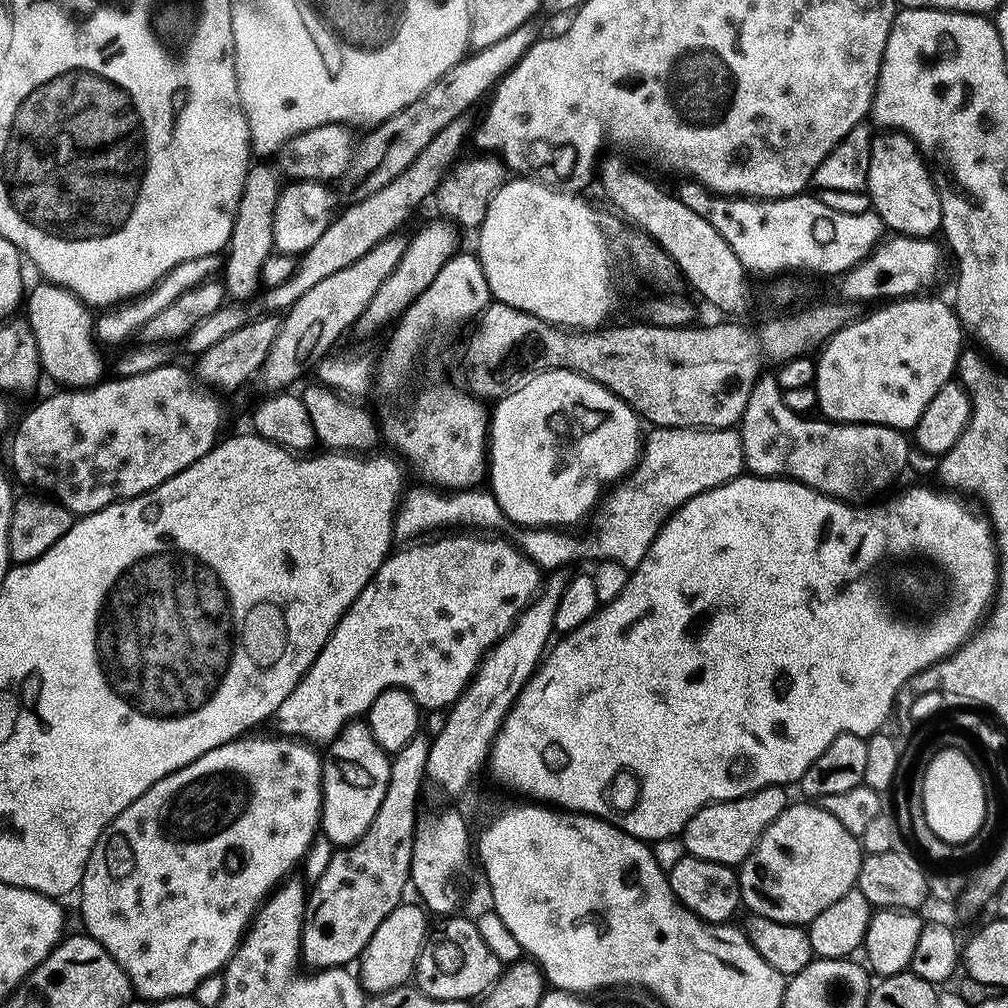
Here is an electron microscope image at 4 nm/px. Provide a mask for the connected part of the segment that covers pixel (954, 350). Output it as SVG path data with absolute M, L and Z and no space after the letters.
M905 298L895 302L885 303L877 312L861 315L860 319L847 324L834 338L824 345L819 353L816 363L816 379L814 390L816 390L816 400L820 403L819 415L823 419L834 424L873 424L874 426L886 426L887 428L896 428L899 432L907 433L909 430L915 430L927 407L930 406L934 398L947 384L954 380L960 367L960 357L965 351L964 336L966 329L960 322L960 317L956 315L955 307L951 303L943 304L940 300L920 300L924 298Z

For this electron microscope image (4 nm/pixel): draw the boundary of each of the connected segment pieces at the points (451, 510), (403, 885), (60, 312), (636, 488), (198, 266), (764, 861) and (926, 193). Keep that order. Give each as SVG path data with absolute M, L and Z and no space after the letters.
M426 486L419 487L407 489L404 495L405 500L397 509L393 528L393 537L397 543L408 544L417 541L426 535L449 529L446 528L448 526L468 525L472 527L469 529L482 532L495 532L494 530L507 527L508 521L504 512L489 491L479 488L447 494Z
M421 734L415 736L408 746L400 752L395 753L392 760L392 773L390 774L390 786L386 790L386 799L382 802L382 810L378 810L378 818L374 818L374 824L370 826L370 830L366 830L366 834L358 843L335 853L330 866L326 869L326 874L322 875L311 889L308 897L308 907L304 913L304 946L302 949L302 960L305 965L308 964L309 969L323 970L326 968L348 968L355 965L360 957L364 955L366 946L370 946L370 938L374 938L374 934L378 934L378 926L382 926L382 922L386 922L386 918L390 918L390 914L394 914L394 910L405 903L406 896L404 891L409 891L410 881L412 878L412 855L414 854L414 842L416 841L416 829L418 827L418 819L416 815L420 812L420 790L426 785L426 777L428 774L428 759L430 758L430 750L432 749L432 740L428 736Z
M40 282L36 289L31 289L26 300L26 319L32 328L34 338L38 342L38 354L40 355L40 367L43 375L48 376L54 383L60 384L64 390L87 390L96 387L105 379L104 360L100 357L97 341L94 339L94 316L87 305L81 303L72 292L57 287L56 284Z
M656 428L643 451L635 472L617 485L601 503L598 510L598 542L600 545L580 544L557 529L525 529L519 534L518 546L541 571L556 572L578 560L614 561L629 572L635 571L648 557L662 524L677 509L694 498L721 488L745 473L745 448L739 431L724 429Z
M222 254L210 255L206 258L191 259L190 262L184 262L181 266L176 266L160 280L160 282L145 296L137 297L127 304L117 305L115 309L105 311L96 322L96 334L99 341L103 344L118 346L130 339L135 333L141 333L143 328L150 323L159 319L166 310L182 298L183 294L189 293L190 290L204 284L210 279L219 277L226 267L226 260Z
M812 802L793 803L762 834L758 846L739 865L740 898L745 909L749 908L752 916L761 916L770 922L807 926L818 918L818 914L841 898L846 898L860 883L860 872L864 868L866 853L861 841L838 818L826 814L823 806Z
M902 132L884 134L881 140L879 137L873 143L868 193L872 196L872 208L876 215L882 218L889 233L916 236L919 240L926 240L935 237L941 231L941 189L932 181L928 166L930 168L929 161L922 155L921 149Z

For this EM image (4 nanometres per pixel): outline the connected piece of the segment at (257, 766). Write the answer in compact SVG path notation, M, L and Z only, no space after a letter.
M241 738L231 744L224 744L218 750L198 758L198 762L158 782L104 831L94 846L94 854L90 854L90 862L84 871L84 883L78 889L80 912L88 927L85 929L87 935L96 939L132 979L137 997L145 996L148 1000L159 1002L179 996L192 996L202 982L211 976L221 975L240 949L240 943L252 927L257 912L264 907L265 900L295 873L292 871L296 867L297 871L305 863L305 856L321 831L320 812L324 808L324 765L321 753L316 753L319 751L313 745L291 738L252 739Z

